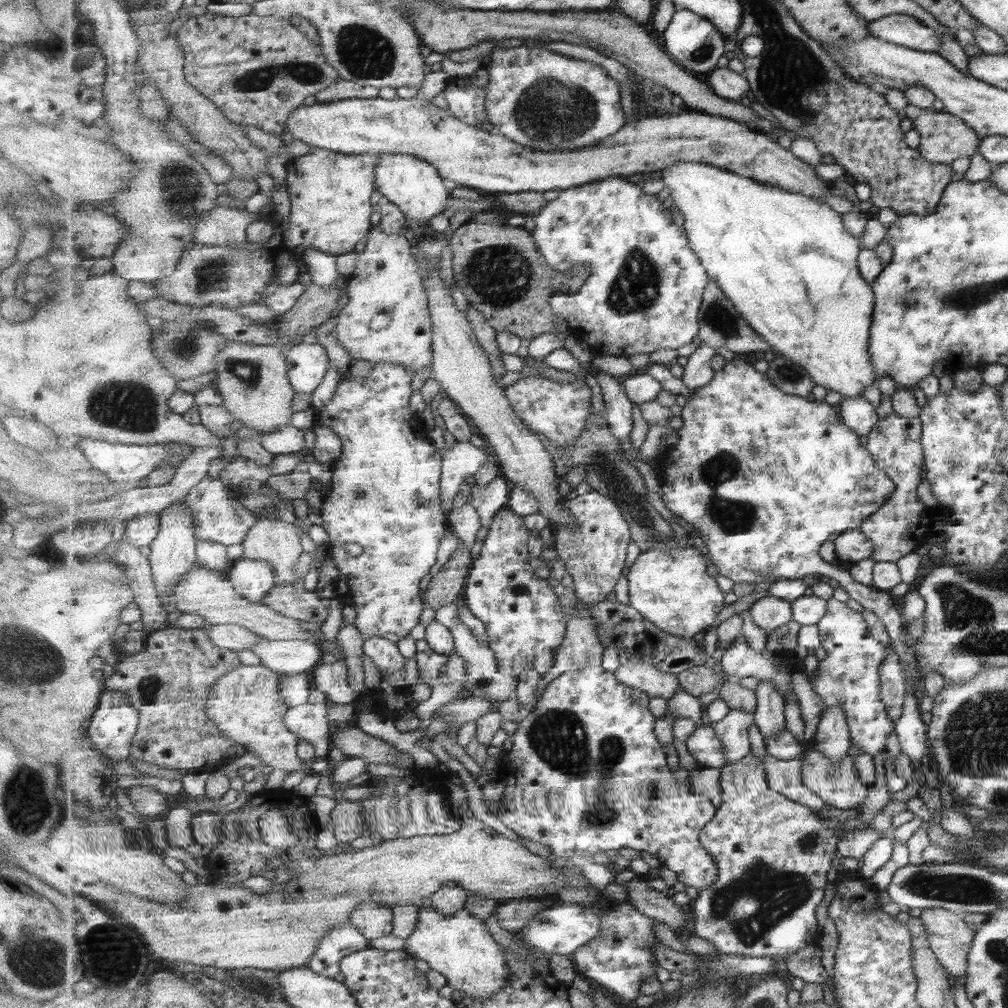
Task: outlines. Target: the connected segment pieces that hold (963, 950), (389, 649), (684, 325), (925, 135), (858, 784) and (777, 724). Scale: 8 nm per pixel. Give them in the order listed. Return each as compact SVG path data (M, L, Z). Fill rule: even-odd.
M929 908L921 910L918 920L921 922L926 932L928 946L933 955L939 961L940 966L945 970L951 981L965 980L965 970L967 970L968 955L967 950L972 946L971 938L973 932L949 910L941 908Z
M366 636L364 653L368 654L375 661L375 664L379 665L383 681L386 681L393 689L409 686L404 680L406 658L396 642L385 637Z
M623 177L608 178L593 183L587 183L583 186L571 188L566 191L561 191L558 197L552 201L535 216L535 229L532 231L532 236L536 240L537 246L540 248L541 254L545 256L546 260L553 268L559 272L569 270L571 266L575 265L589 265L590 279L580 287L574 295L567 295L561 291L555 291L550 298L555 316L560 316L571 328L571 332L579 339L585 340L595 355L601 356L624 356L626 359L633 354L651 354L655 350L661 348L681 348L689 342L693 342L693 338L698 335L700 331L699 311L704 301L704 292L710 281L710 276L706 271L705 265L701 259L693 252L689 244L689 235L685 231L684 226L675 226L671 221L673 216L669 211L669 206L666 202L661 202L657 199L657 195L651 192L646 194L635 183L623 179Z
M907 103L902 111L906 118L911 120L912 128L919 135L920 141L916 149L925 160L939 164L950 164L956 158L969 158L978 150L981 138L977 138L977 135L968 126L965 126L962 120L943 110L936 112L931 108L917 108Z
M816 742L809 743L808 755L804 759L803 780L804 785L816 792L830 806L849 810L849 808L860 808L866 804L871 787L865 784L858 776L856 764L853 756L846 756L842 760L831 760L825 756L818 748Z
M759 680L756 688L758 706L756 725L767 737L776 737L785 730L785 699L769 680Z

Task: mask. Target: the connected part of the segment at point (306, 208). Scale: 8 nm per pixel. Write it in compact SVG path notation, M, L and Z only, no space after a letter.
M311 147L308 153L291 158L287 163L287 181L291 199L290 215L283 220L279 212L275 211L272 214L270 221L273 222L275 234L271 236L271 240L265 244L253 243L252 250L246 250L245 247L234 249L211 244L193 244L182 256L180 266L173 276L158 279L153 283L158 291L158 297L165 297L171 302L192 307L215 304L235 309L244 304L258 305L264 302L269 285L279 278L285 266L295 264L299 271L306 269L304 254L310 248L317 248L335 256L353 252L355 244L359 244L372 230L371 196L373 196L373 190L377 190L375 167L379 157L377 153L348 155L326 148Z

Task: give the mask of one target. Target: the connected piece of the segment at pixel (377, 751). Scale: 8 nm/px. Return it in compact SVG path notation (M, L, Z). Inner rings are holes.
M357 726L350 727L350 729L345 729L344 731L333 729L333 746L337 746L343 755L359 757L366 763L371 762L371 764L393 765L398 760L398 754L400 753L400 750L397 750L393 745L385 742L381 738L363 732Z

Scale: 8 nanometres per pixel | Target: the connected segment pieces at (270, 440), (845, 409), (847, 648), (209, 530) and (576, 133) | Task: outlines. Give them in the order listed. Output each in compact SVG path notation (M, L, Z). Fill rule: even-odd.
M283 426L262 436L262 446L273 455L296 454L305 449L305 432L295 426Z
M864 396L844 397L838 409L845 425L857 432L859 436L868 437L878 421L875 407Z
M835 598L828 600L826 615L815 625L816 628L819 630L818 643L826 651L826 657L819 660L809 682L812 690L822 698L821 718L825 711L843 707L852 744L871 757L879 752L884 754L885 740L892 730L895 731L895 722L889 720L879 698L879 667L886 655L884 644L871 635L868 621L860 612L851 608L848 602L839 602Z
M205 478L191 493L185 498L187 507L193 513L194 524L196 524L196 533L198 542L208 540L209 542L218 542L225 546L233 544L243 544L245 535L249 528L257 522L257 514L249 511L241 503L241 497L233 499L221 478Z
M521 45L508 49L494 49L492 63L487 66L487 69L489 70L489 82L486 87L489 88L489 91L487 91L487 103L485 104L488 106L488 120L493 124L494 131L504 134L526 147L547 152L574 151L587 148L619 132L629 122L629 119L625 120L623 108L621 108L621 92L619 92L621 84L609 77L601 65L591 61L575 59L541 47L529 48L526 45Z

